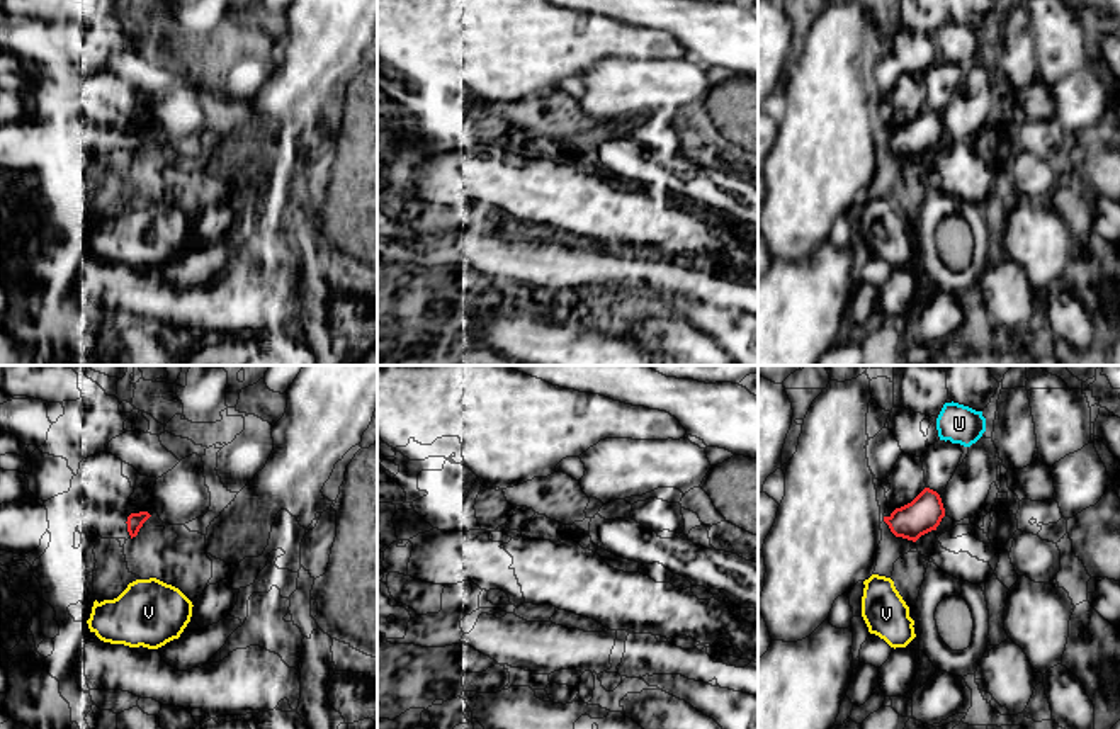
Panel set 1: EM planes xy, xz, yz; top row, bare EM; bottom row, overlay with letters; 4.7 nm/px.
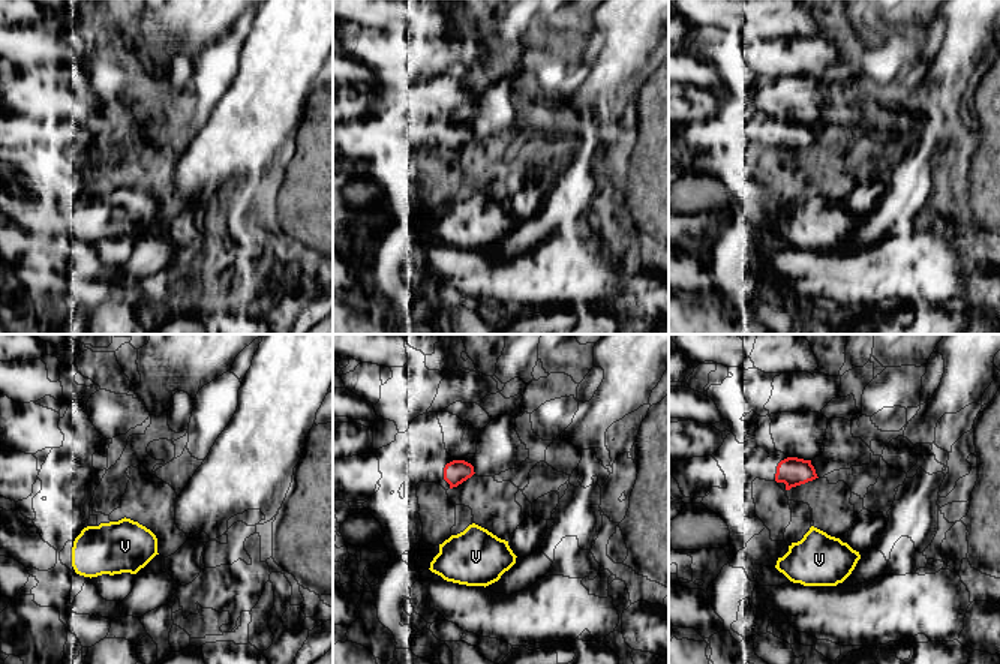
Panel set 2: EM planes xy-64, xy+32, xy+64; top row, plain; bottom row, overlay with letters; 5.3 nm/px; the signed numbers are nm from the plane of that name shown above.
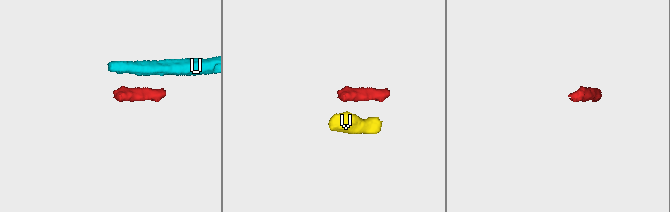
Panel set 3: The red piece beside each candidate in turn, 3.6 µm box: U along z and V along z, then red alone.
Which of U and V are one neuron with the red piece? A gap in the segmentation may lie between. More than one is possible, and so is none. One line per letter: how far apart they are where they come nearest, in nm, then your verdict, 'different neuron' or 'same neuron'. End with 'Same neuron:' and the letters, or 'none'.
U: 240 nm | different neuron
V: 200 nm | different neuron
Same neuron: none

